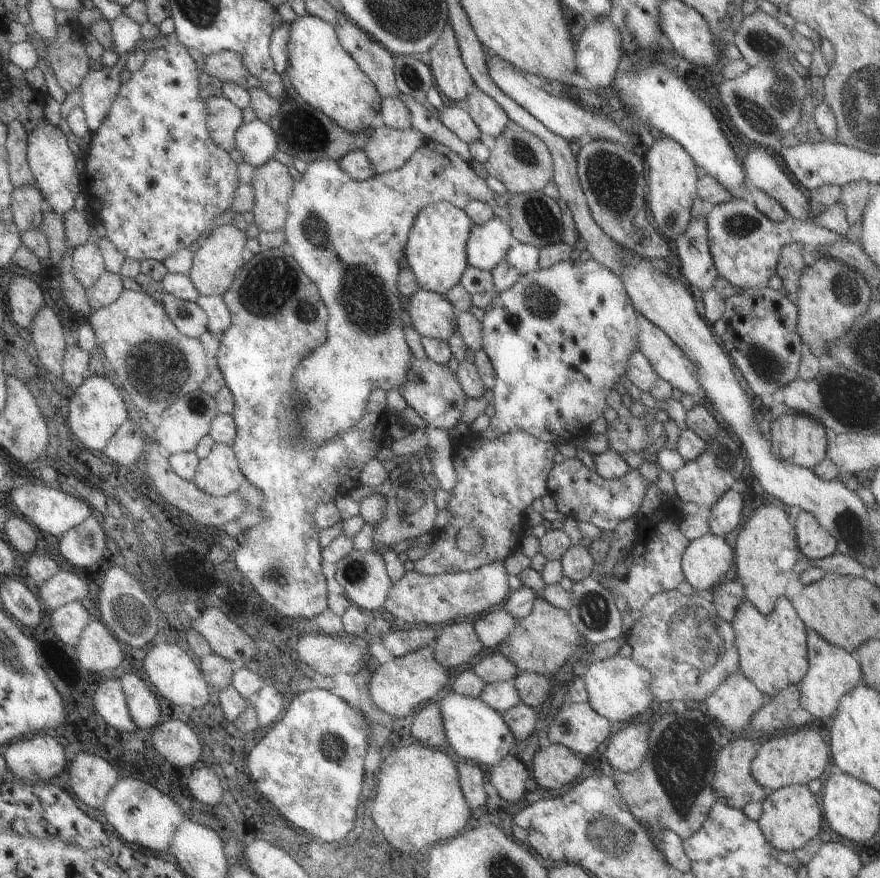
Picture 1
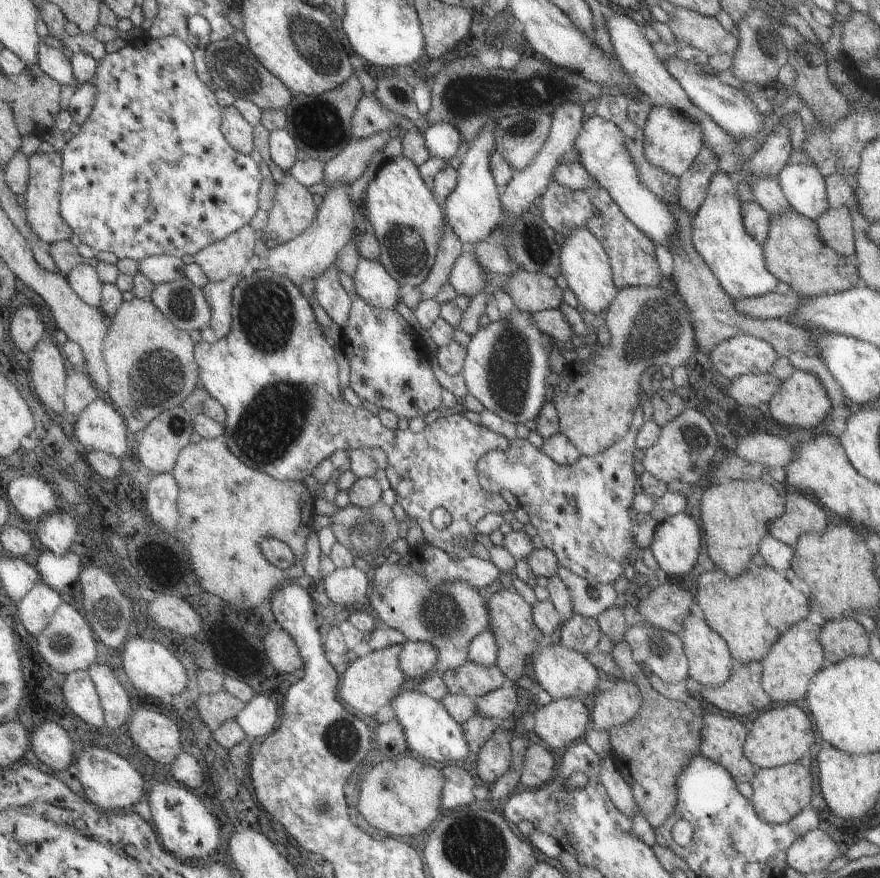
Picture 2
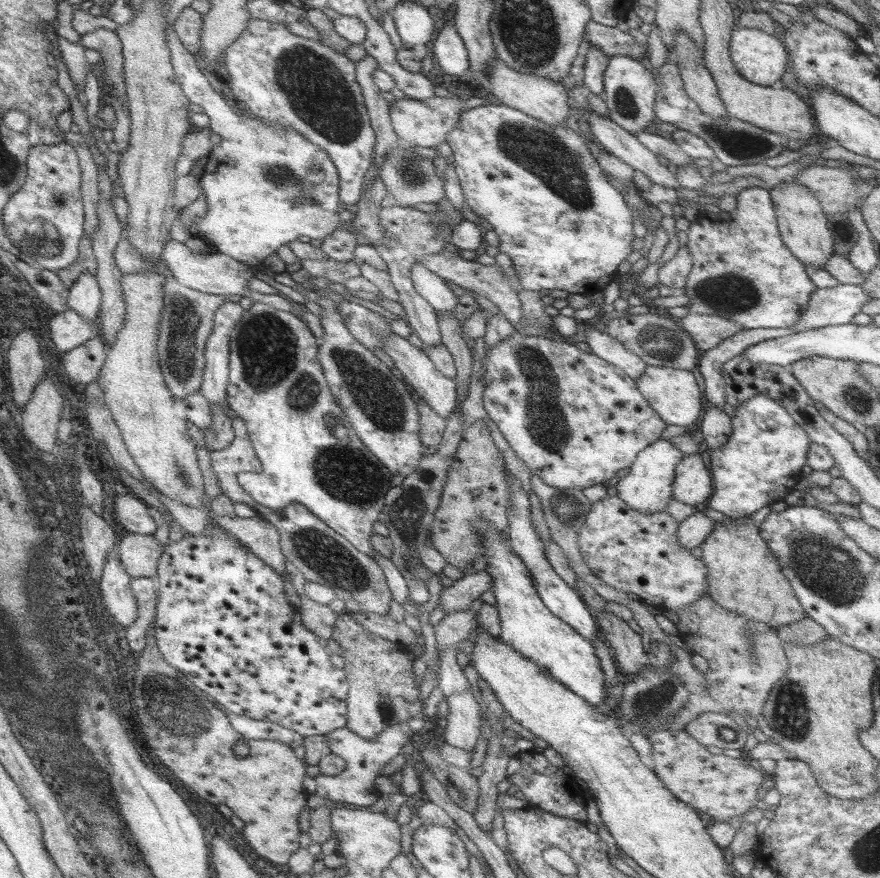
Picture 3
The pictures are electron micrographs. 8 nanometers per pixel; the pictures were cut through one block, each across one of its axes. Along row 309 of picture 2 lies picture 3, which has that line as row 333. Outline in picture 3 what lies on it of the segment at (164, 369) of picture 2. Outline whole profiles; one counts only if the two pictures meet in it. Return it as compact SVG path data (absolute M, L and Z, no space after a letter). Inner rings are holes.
M155 268L123 274L120 281L125 301L123 324L106 349L103 366L95 379L103 391L103 404L115 422L127 454L141 470L141 476L161 496L183 506L203 510L207 506L207 497L203 495L195 445L187 434L185 419L178 418L174 412L174 398L165 386L157 360L155 341L161 321L164 280Z

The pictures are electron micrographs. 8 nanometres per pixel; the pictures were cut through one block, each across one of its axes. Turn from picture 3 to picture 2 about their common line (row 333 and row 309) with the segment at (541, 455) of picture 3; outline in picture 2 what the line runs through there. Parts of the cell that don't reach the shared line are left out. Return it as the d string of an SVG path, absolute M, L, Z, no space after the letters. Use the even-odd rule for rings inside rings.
M519 308L497 320L479 327L465 351L460 370L467 394L473 396L485 410L493 412L507 422L535 422L543 402L547 402L547 373L551 372L548 364L549 355L555 345L551 336L539 332L529 324L529 313Z

